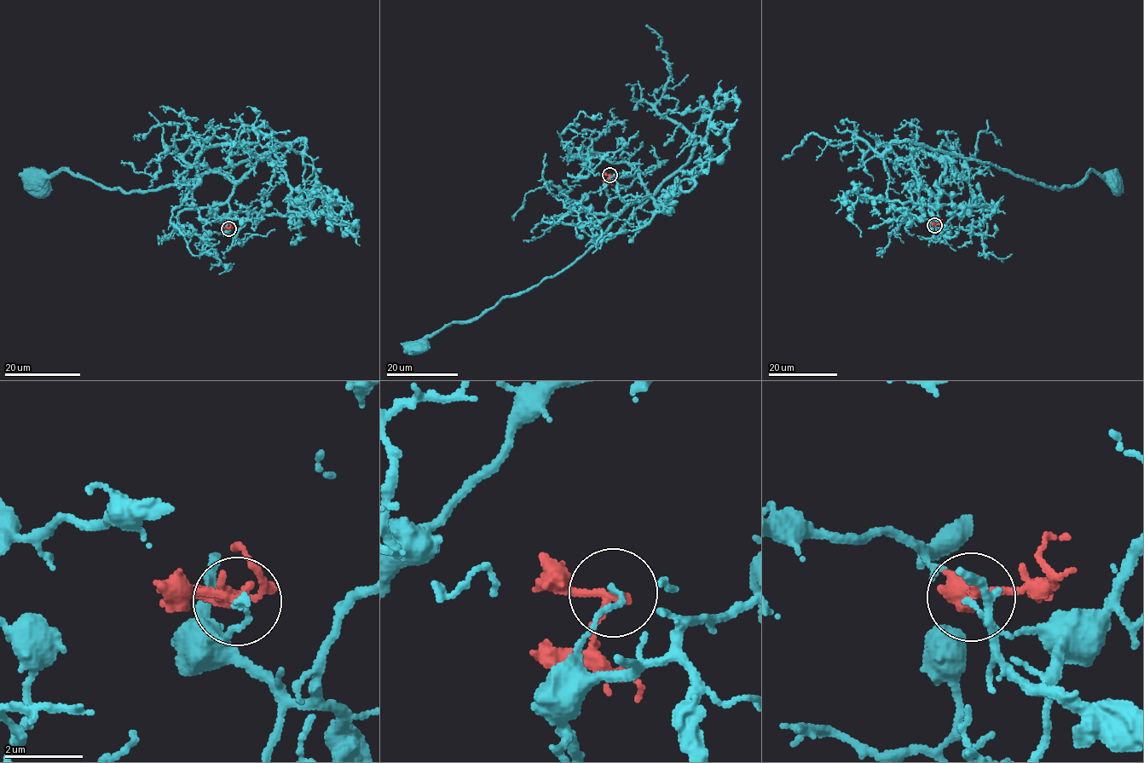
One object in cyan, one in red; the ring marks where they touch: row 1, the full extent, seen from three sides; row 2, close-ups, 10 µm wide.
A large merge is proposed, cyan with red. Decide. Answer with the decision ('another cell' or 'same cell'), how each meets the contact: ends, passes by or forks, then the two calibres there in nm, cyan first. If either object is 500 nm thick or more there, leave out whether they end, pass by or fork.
another cell; cyan ends; red passes by; calibres 120 and 180 nm

